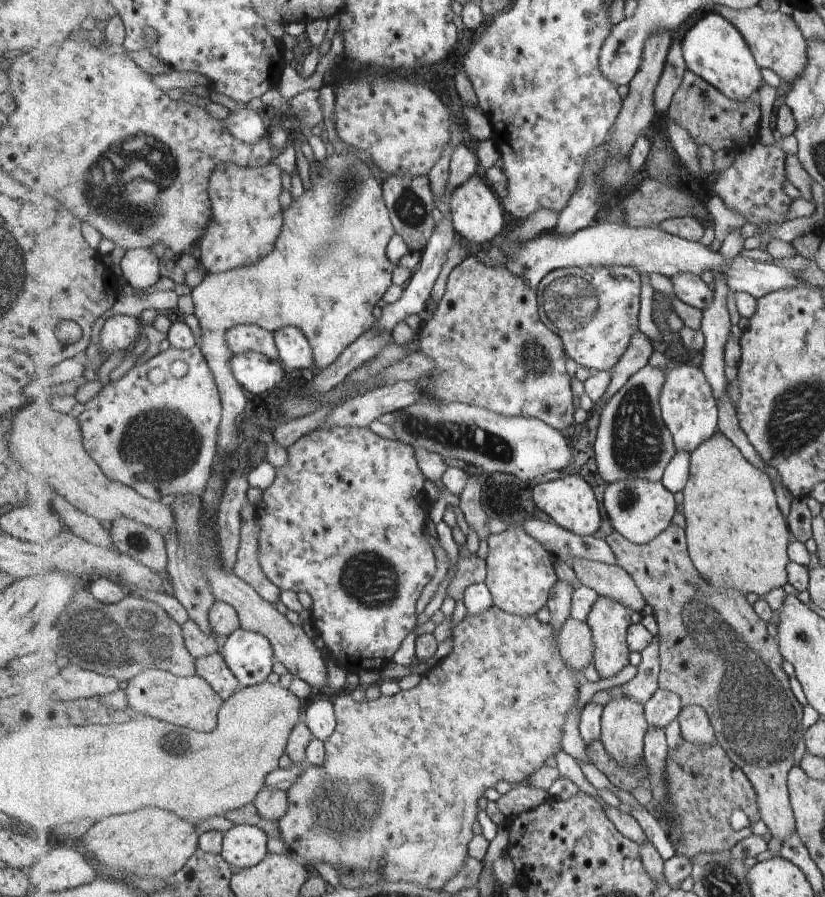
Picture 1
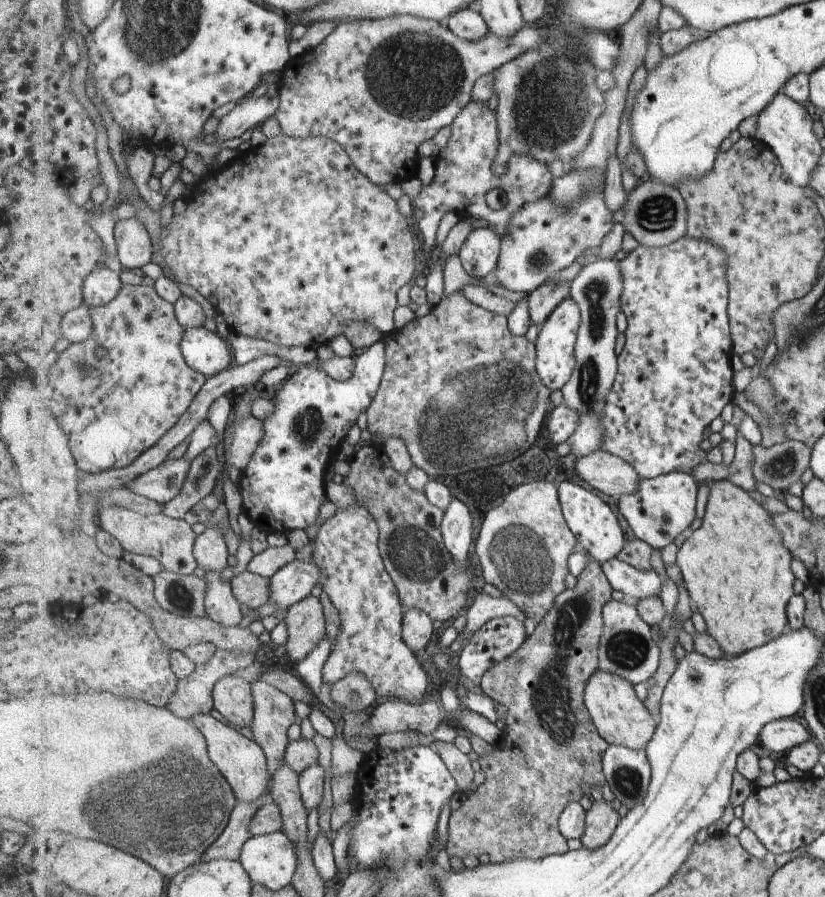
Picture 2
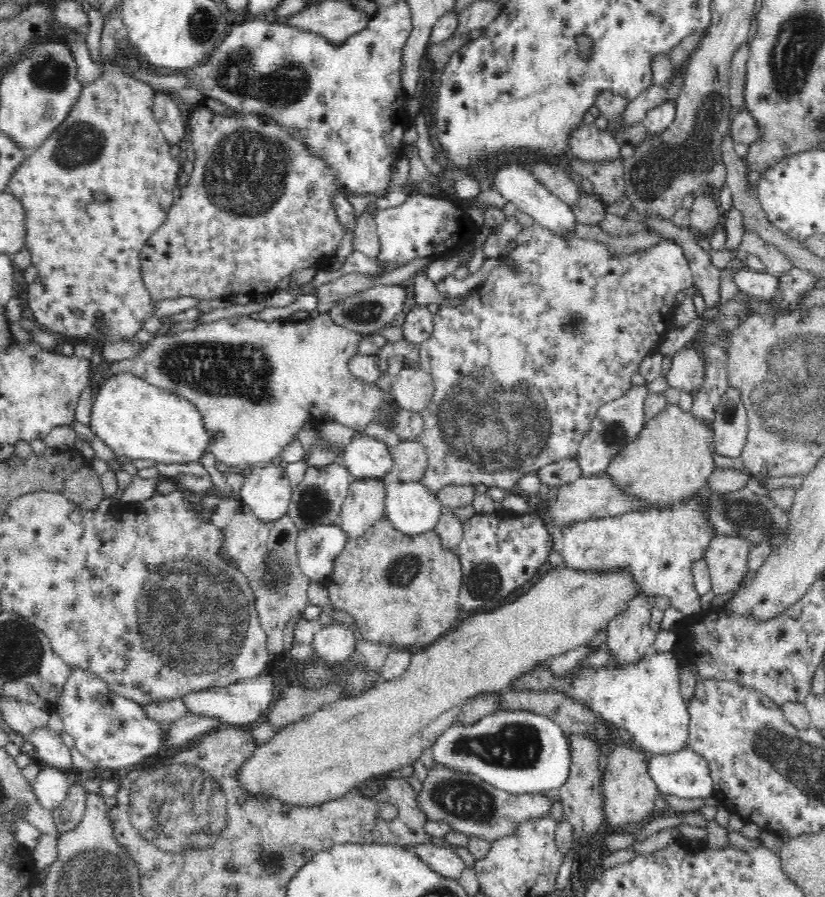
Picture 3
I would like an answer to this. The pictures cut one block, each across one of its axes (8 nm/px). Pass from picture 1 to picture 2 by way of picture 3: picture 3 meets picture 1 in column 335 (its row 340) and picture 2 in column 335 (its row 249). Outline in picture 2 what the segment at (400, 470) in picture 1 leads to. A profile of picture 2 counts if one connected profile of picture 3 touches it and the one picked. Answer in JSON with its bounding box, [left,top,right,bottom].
[312,503,429,703]

